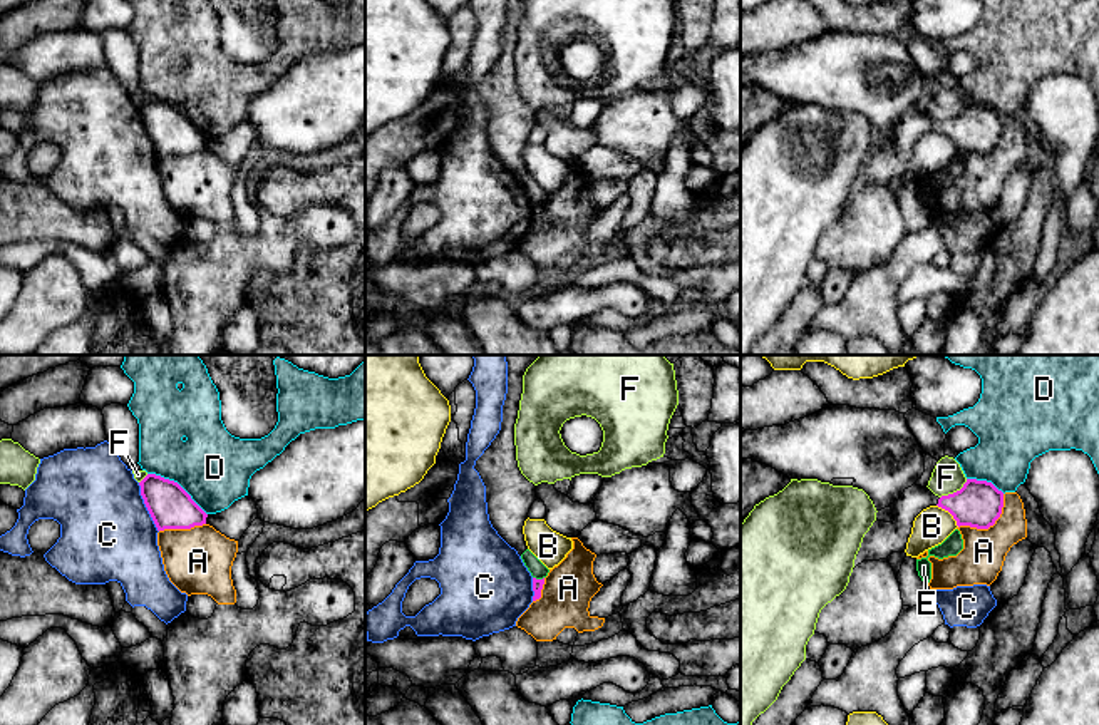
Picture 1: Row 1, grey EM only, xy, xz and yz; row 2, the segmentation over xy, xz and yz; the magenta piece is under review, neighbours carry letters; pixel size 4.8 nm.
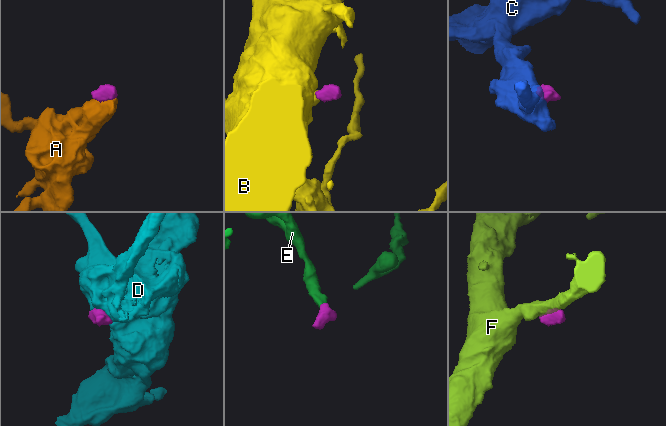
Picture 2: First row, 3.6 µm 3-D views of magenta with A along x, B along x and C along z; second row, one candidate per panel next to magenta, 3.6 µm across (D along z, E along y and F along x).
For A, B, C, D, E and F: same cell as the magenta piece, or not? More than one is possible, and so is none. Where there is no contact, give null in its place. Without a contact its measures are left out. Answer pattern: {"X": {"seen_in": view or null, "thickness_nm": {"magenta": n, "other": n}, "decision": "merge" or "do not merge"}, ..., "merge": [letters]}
{"A": {"seen_in": "yz", "thickness_nm": {"magenta": 220, "other": 220}, "decision": "do not merge"}, "B": {"seen_in": "yz", "thickness_nm": {"magenta": 220, "other": 180}, "decision": "do not merge"}, "C": {"seen_in": "xy", "thickness_nm": {"magenta": 200, "other": 440}, "decision": "do not merge"}, "D": {"seen_in": "xy", "thickness_nm": {"magenta": 200, "other": 360}, "decision": "do not merge"}, "E": {"seen_in": "xz", "thickness_nm": {"magenta": 50, "other": 80}, "decision": "do not merge"}, "F": {"seen_in": "yz", "thickness_nm": {"magenta": 220, "other": 160}, "decision": "do not merge"}, "merge": []}

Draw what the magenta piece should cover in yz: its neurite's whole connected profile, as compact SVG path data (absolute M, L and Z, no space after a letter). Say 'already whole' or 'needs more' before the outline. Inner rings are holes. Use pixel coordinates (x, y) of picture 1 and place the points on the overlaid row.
needs more; M967 479L960 491L938 497L928 487L913 484L890 504L895 521L876 519L864 534L854 568L863 561L880 561L893 553L905 553L915 517L930 506L948 511L958 527L988 529L1002 514L1004 492L992 482Z

